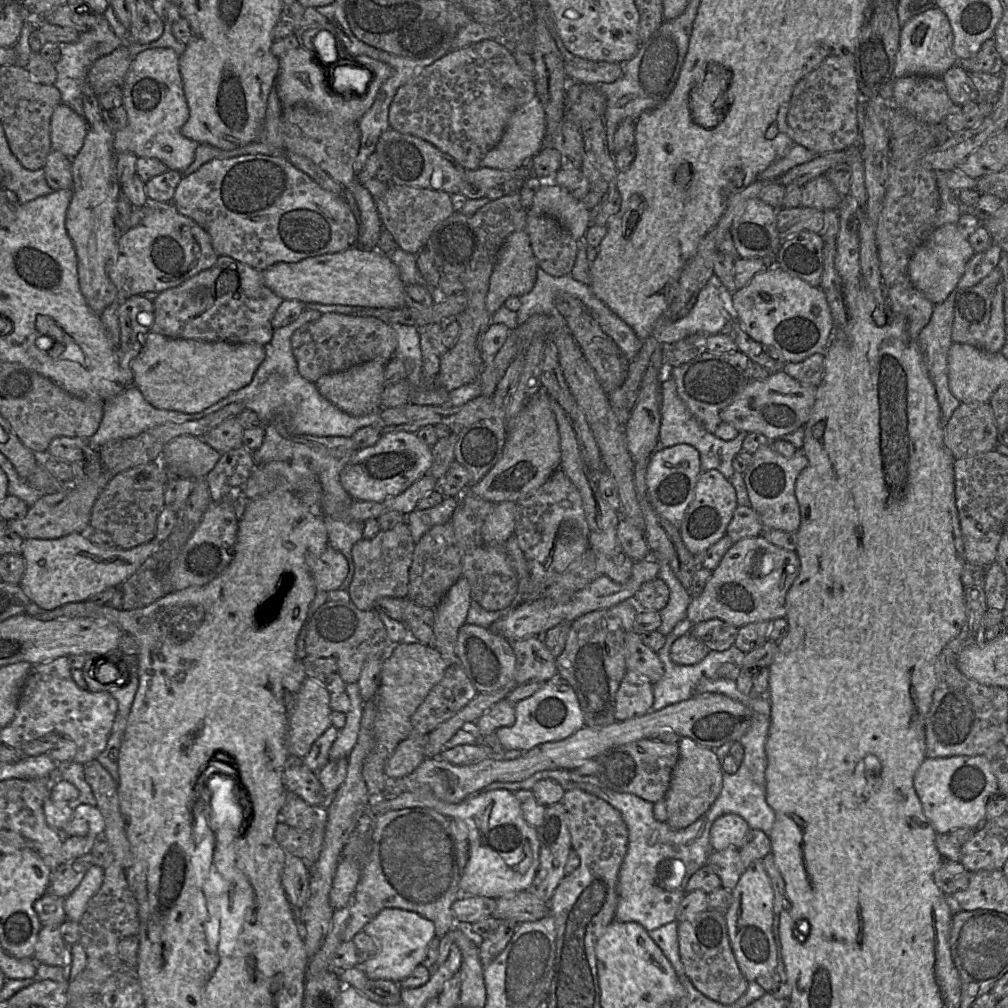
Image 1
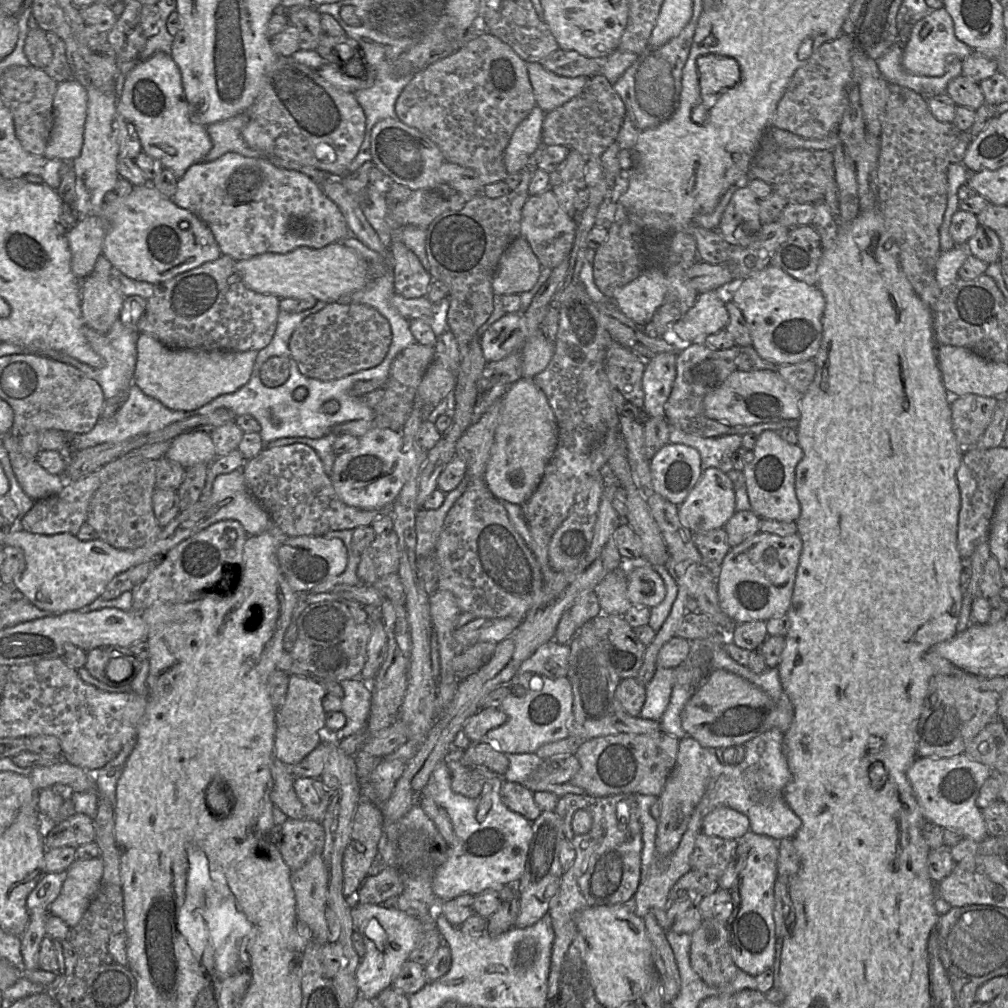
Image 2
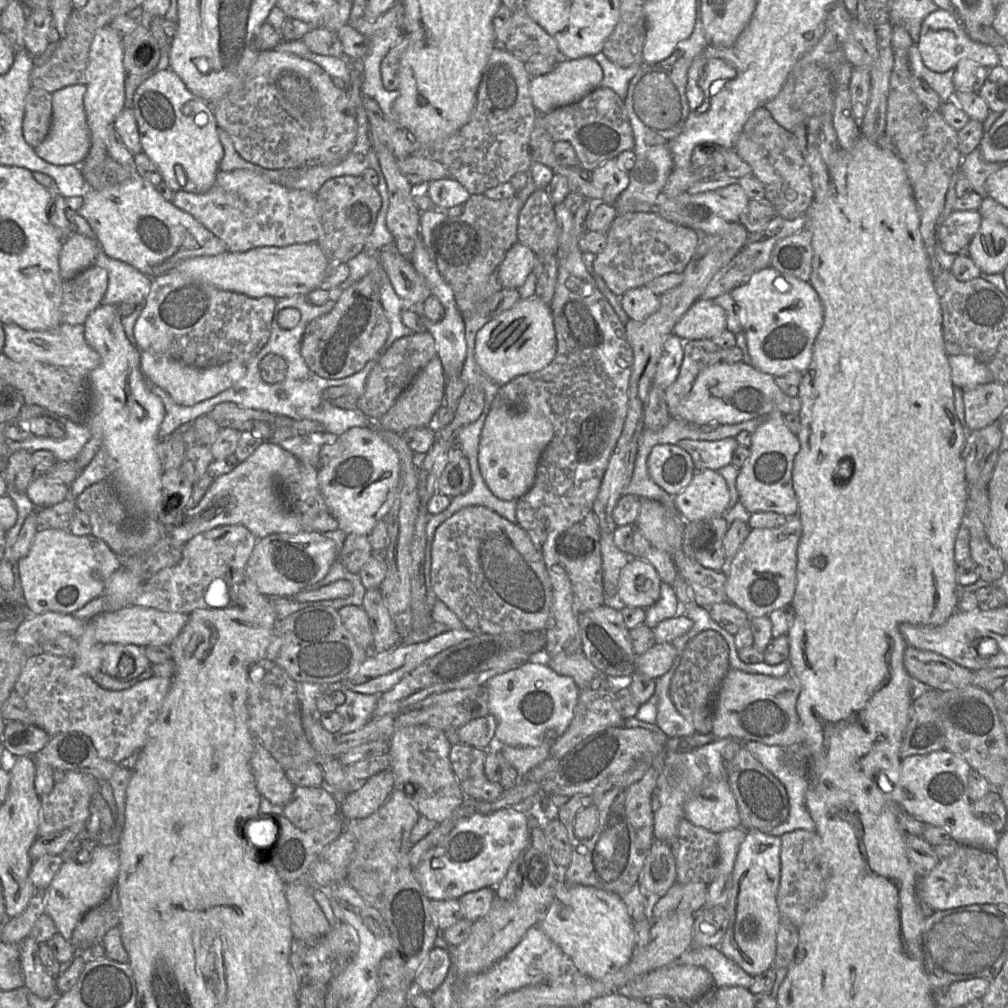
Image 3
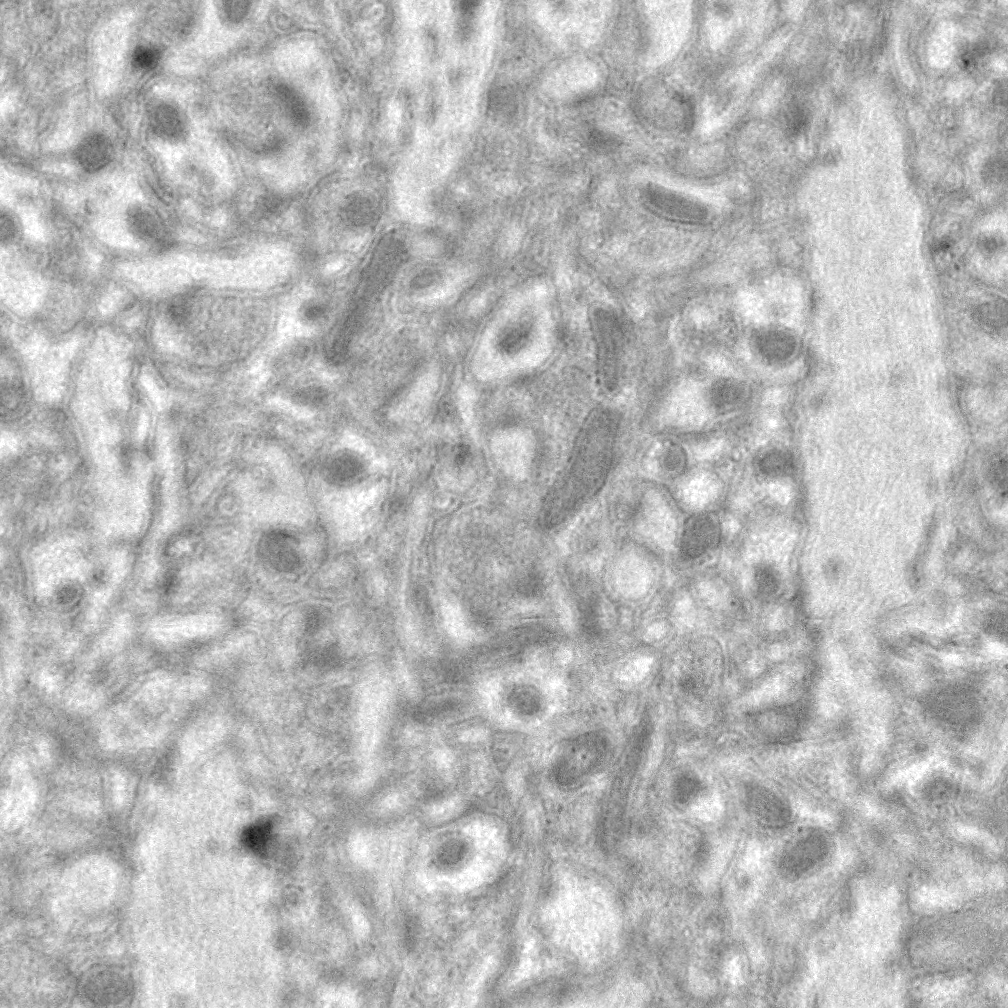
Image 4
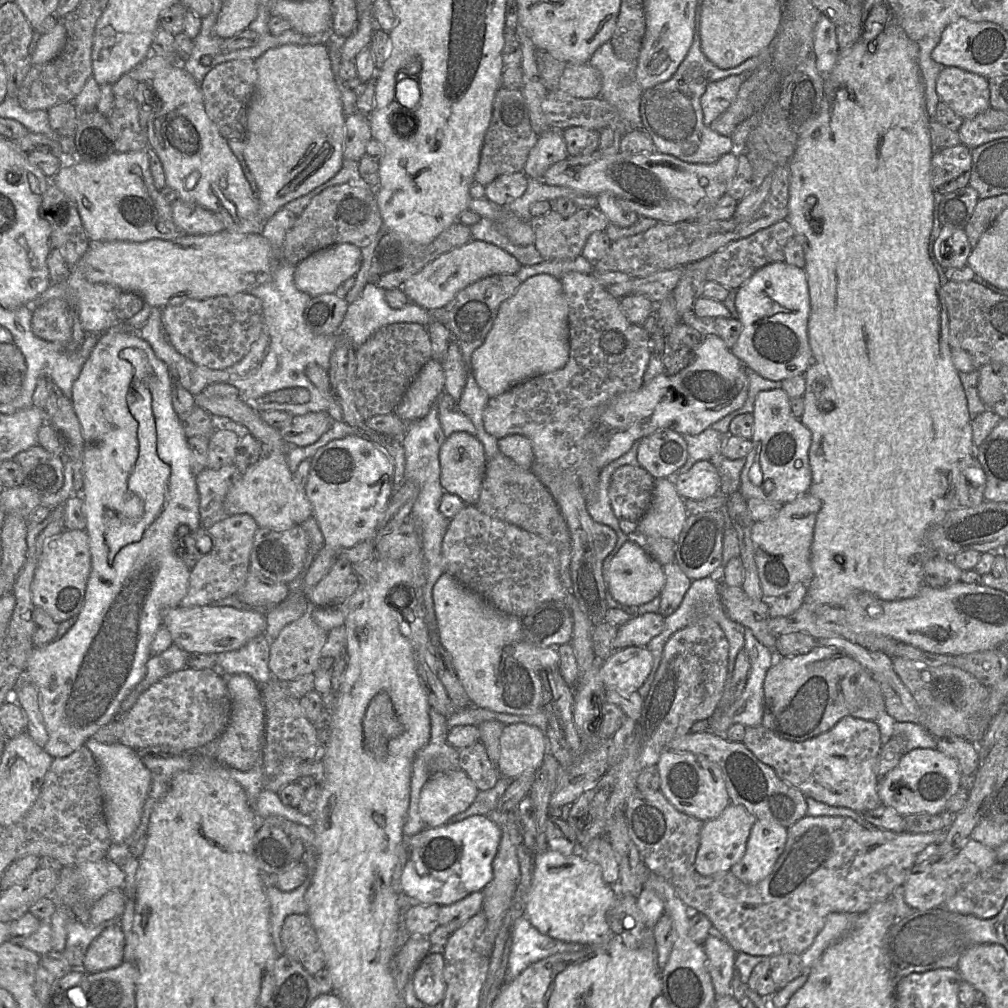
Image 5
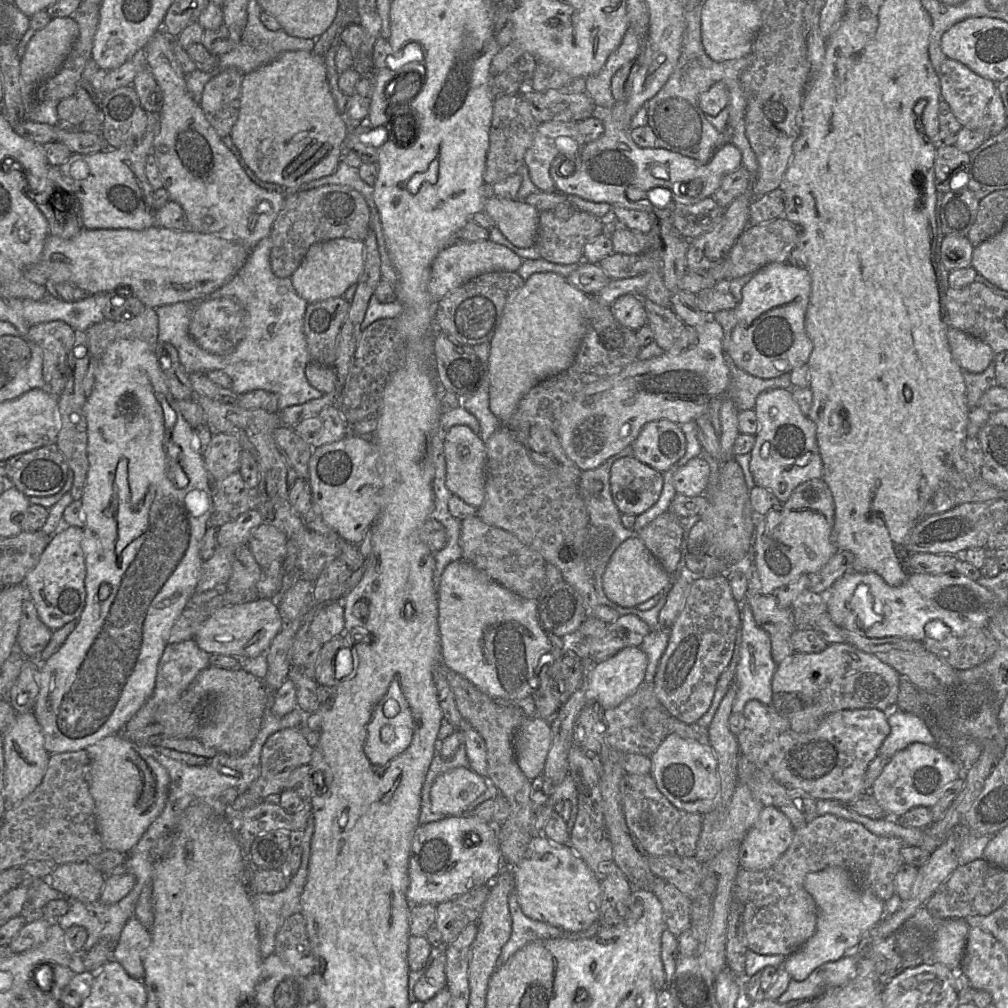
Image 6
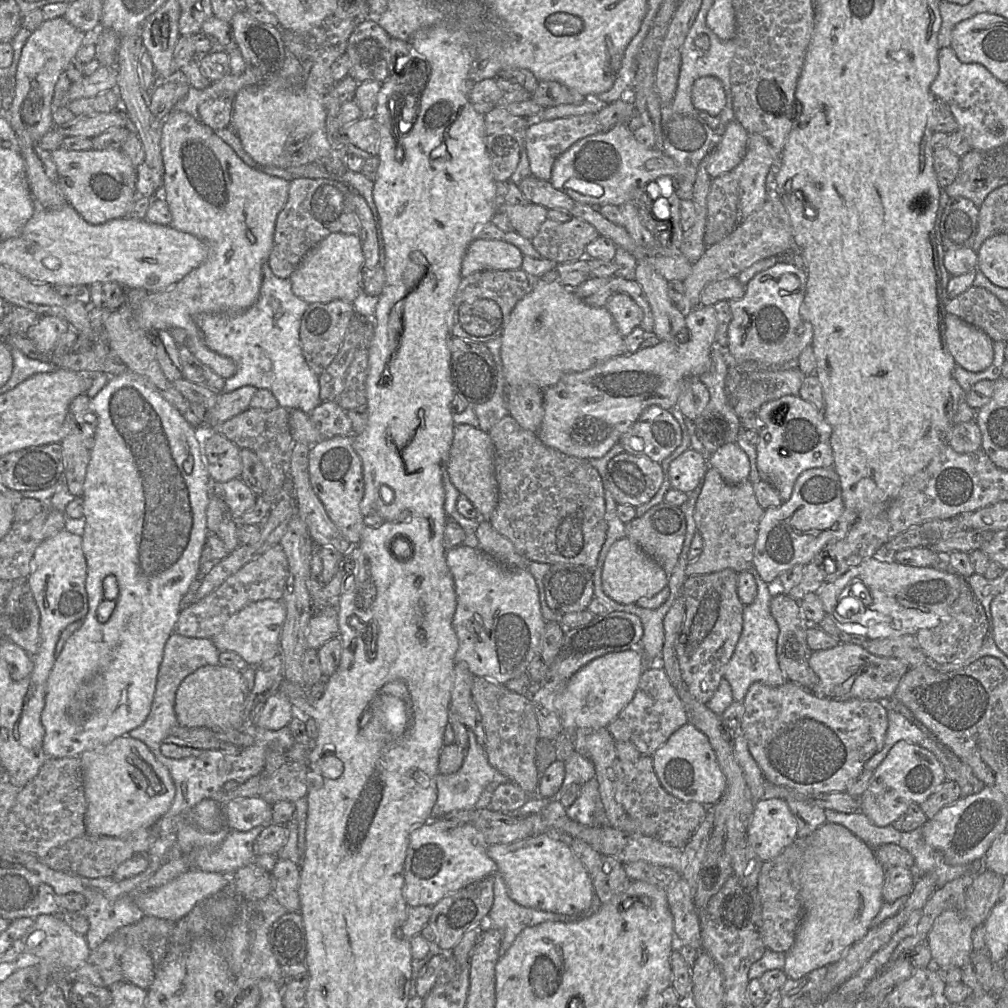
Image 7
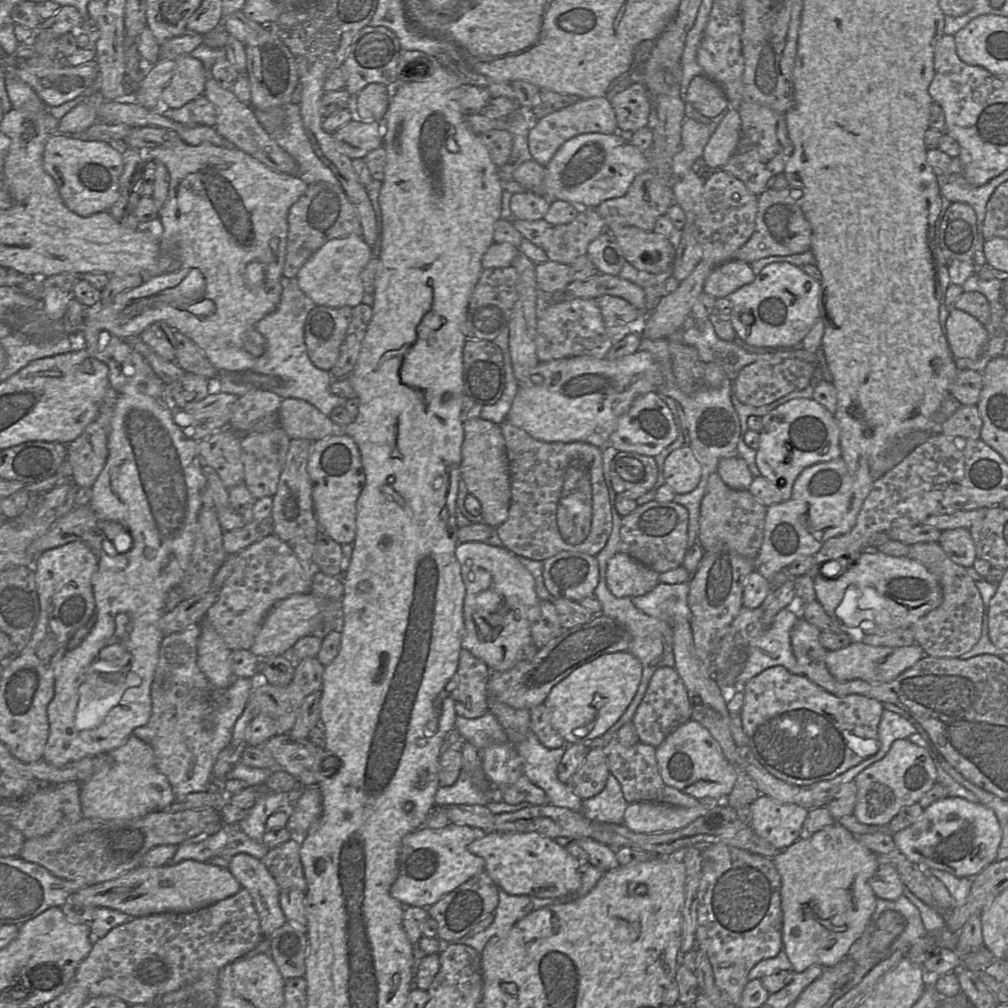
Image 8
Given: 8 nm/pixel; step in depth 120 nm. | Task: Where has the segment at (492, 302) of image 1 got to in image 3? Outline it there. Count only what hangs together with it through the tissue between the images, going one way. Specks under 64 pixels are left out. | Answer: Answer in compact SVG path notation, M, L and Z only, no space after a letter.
M521 242L515 243L500 263L497 276L502 288L518 289L533 271L536 255Z

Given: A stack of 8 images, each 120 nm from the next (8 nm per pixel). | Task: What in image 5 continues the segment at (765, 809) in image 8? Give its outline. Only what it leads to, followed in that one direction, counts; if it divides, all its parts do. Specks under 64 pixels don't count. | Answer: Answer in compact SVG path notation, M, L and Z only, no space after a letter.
M759 819L750 830L741 859L730 869L732 874L746 884L756 884L773 869L784 850L787 827Z

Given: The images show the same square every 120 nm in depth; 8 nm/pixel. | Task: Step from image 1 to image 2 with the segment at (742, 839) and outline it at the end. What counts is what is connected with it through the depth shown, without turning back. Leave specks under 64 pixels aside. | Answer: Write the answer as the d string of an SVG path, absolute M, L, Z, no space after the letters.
M717 807L702 822L702 832L708 836L739 841L750 831L746 815L729 807Z

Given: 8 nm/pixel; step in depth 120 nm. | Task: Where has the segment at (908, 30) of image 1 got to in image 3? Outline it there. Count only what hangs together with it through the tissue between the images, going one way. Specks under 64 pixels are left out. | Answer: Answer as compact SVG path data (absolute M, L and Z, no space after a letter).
M941 8L933 11L924 19L918 49L925 66L937 73L955 68L963 59L973 60L987 68L1001 64L1000 56L992 46L971 39L961 22L952 13Z

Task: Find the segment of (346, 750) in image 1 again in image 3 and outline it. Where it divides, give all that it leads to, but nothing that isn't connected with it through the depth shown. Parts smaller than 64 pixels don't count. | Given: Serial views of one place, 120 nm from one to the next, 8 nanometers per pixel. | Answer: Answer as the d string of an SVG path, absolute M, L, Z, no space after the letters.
M341 681L331 683L327 691L339 690L345 695L345 702L336 707L343 719L343 725L336 735L344 735L359 730L368 723L381 694L363 694L347 688Z

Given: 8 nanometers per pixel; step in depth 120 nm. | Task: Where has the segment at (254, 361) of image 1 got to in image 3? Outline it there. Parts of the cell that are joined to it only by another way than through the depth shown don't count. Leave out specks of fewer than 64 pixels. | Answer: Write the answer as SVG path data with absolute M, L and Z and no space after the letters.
M141 351L140 368L150 384L167 392L177 404L193 406L218 395L236 384L245 375L246 363L230 361L206 368L196 368L170 357Z

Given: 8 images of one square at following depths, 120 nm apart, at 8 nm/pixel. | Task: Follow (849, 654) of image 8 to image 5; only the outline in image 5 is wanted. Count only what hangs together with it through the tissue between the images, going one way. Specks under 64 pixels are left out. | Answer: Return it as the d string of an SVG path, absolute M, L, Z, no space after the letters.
M825 644L804 655L777 657L763 687L761 725L790 741L803 742L825 733L845 716L877 723L886 713L881 689L870 673L849 655Z

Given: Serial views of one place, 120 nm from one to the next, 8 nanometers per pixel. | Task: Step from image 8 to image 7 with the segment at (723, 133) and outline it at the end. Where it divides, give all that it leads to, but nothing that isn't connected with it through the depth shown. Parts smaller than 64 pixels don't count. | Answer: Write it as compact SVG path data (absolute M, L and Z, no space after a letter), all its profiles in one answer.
M737 119L728 123L724 134L710 158L707 173L711 179L732 171L744 158L748 145L748 132Z

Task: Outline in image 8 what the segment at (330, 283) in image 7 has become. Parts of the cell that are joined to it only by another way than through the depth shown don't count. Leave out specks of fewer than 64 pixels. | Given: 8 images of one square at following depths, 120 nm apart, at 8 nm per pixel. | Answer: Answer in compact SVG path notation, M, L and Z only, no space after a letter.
M357 235L335 238L321 246L297 274L299 288L318 306L354 308L365 293L361 272L373 257L371 247Z

